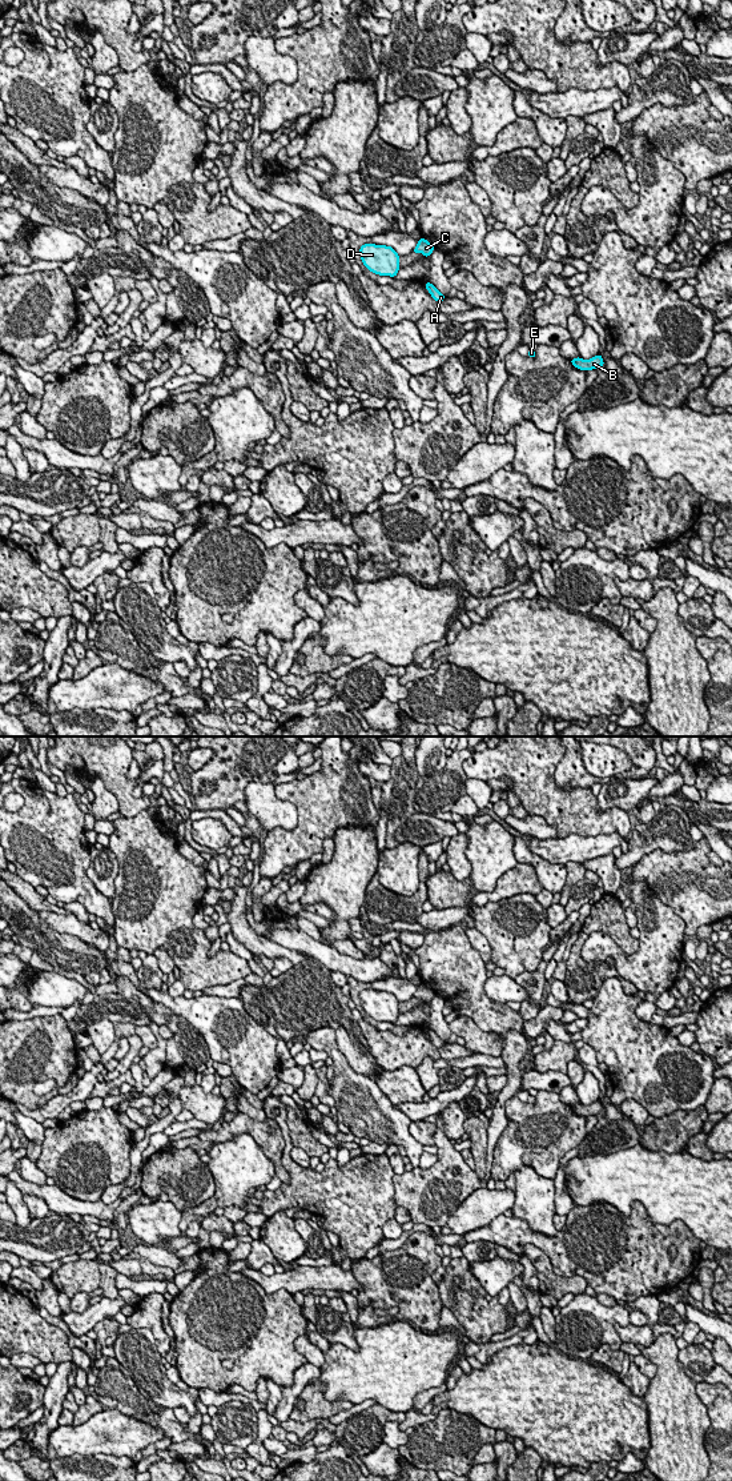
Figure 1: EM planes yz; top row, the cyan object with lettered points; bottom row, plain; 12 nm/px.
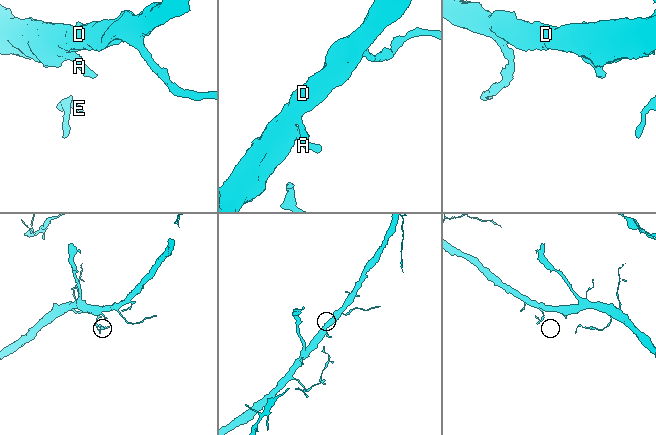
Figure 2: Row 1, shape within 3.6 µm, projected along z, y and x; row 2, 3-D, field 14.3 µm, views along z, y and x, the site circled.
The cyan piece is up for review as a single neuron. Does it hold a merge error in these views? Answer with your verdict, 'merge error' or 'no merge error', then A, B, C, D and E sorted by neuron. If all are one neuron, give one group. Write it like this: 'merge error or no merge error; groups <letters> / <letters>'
no merge error; groups A B C D E

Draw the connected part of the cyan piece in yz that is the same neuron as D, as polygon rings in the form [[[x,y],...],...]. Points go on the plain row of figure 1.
[[[363,990],[359,999],[366,1015],[378,1022],[395,1023],[401,1015],[399,1000],[391,992]]]

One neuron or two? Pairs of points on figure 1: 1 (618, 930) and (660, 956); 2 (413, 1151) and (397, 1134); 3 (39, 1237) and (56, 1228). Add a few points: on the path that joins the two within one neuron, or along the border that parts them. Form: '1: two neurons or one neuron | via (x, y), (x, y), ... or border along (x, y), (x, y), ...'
1: two neurons | border along (608, 935), (627, 954), (632, 954), (639, 947)
2: one neuron | via (411, 1147), (401, 1136)
3: one neuron | via (43, 1237), (52, 1232)

